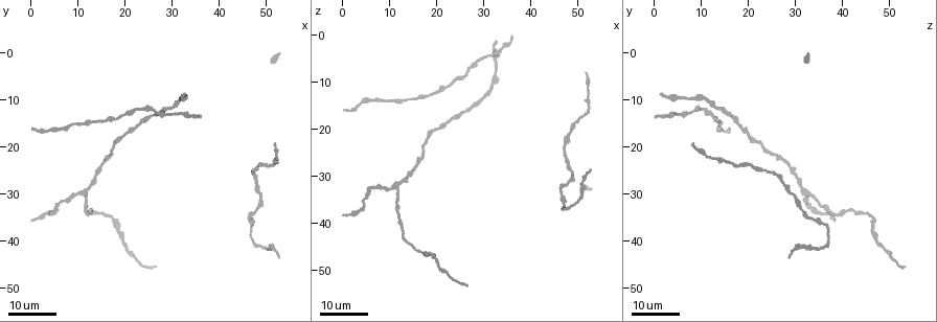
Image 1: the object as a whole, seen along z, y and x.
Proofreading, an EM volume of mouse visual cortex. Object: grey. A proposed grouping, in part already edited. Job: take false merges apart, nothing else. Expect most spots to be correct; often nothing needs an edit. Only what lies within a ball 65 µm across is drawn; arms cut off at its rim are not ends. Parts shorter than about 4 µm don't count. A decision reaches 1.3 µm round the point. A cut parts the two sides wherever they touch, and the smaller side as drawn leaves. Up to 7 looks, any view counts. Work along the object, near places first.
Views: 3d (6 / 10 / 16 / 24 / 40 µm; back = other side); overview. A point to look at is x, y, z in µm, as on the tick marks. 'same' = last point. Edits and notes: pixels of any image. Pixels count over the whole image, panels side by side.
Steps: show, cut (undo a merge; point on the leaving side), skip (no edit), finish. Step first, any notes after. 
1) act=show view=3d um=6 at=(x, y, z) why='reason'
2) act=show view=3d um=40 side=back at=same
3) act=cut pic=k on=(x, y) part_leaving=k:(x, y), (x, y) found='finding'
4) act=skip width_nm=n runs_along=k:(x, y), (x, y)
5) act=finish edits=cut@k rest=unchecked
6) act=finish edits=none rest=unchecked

act=show view=3d um=16 at=(11.0, 30.5, 32.0)

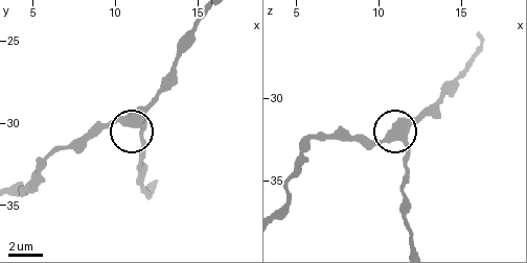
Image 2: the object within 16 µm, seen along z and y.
act=show view=3d um=10 at=(10.7, 29.9, 32.4) why='closer look'

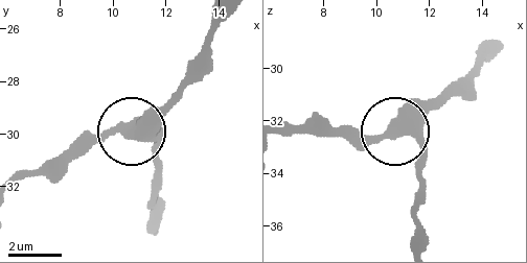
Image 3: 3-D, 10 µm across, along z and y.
act=skip side_arm_um=17 runs_along=3:(221, 21), (193, 75), (166, 102), (133, 126), (74, 147) found='continuous, no second cell'

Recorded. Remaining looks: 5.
act=show view=3d um=16 at=(12.5, 34.5, 38.5) why='thick turns thin'

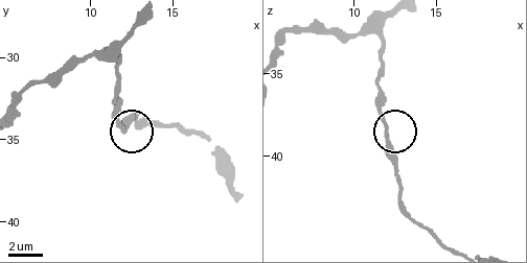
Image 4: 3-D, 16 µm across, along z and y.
act=show view=3d um=10 at=(11.9, 34.3, 38.5) why='closer look'

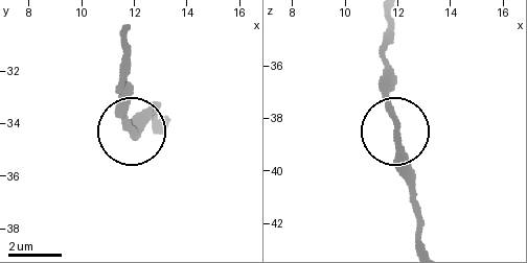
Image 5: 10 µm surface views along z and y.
act=skip width_nm=280 runs_along=5:(391, 20), (385, 98), (398, 132), (398, 165), (412, 210) found='one cell here'

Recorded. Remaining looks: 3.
act=show view=3d um=16 at=(19.0, 38.5, 46.5) why='narrows sharply'

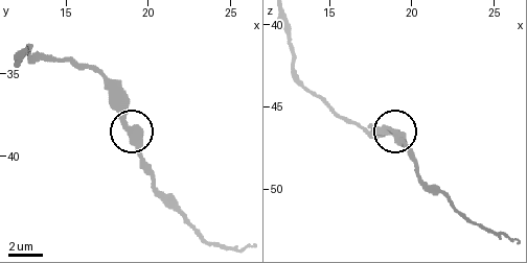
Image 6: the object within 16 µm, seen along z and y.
act=show view=3d um=10 at=(18.7, 38.2, 46.3)

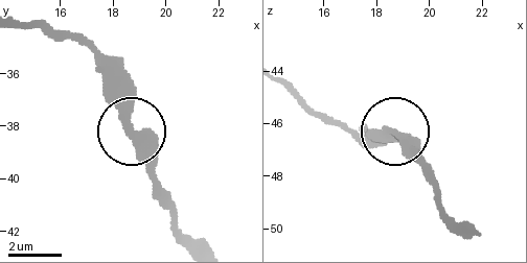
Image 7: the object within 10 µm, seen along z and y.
act=skip runs_along=7:(280, 79), (359, 136), (396, 130), (433, 173) found='continuous, no second cell'

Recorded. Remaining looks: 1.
act=finish edits=none rest=unchecked

